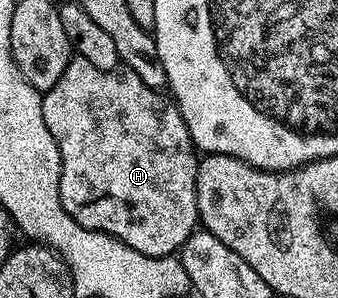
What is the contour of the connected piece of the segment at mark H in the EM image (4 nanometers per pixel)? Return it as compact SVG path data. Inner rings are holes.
M73 56L70 57L63 76L50 90L44 91L41 99L43 120L47 124L51 136L57 141L59 156L61 157L59 196L65 211L83 228L109 234L113 238L118 238L123 244L135 248L135 252L143 252L152 258L168 258L176 255L185 241L192 236L199 226L197 217L197 163L199 154L194 147L193 138L189 135L189 129L183 120L181 111L168 97L166 98L154 87L148 86L143 80L139 80L139 76L128 72L100 70L95 68L95 64L91 64L86 58Z

